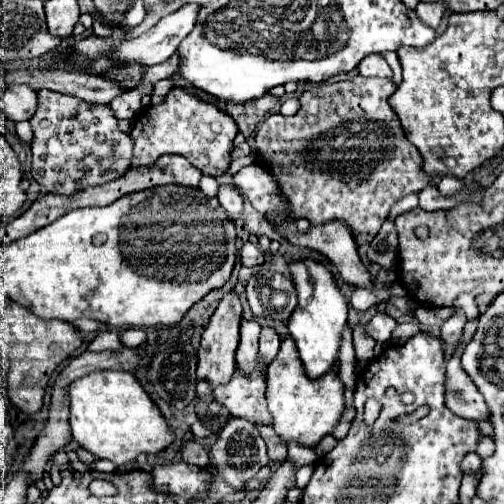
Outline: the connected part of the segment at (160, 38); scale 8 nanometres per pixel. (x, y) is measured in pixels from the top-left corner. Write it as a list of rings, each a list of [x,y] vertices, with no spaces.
[[[185,4],[183,8],[179,8],[177,12],[161,18],[149,32],[141,34],[139,38],[133,38],[133,40],[127,40],[123,42],[121,46],[113,48],[111,54],[107,54],[107,58],[101,58],[99,62],[93,64],[93,72],[103,72],[103,70],[111,70],[117,62],[117,58],[121,58],[121,62],[127,62],[127,64],[133,64],[133,62],[139,62],[139,64],[147,64],[147,66],[153,66],[153,64],[161,64],[165,62],[169,56],[173,56],[177,52],[177,46],[179,42],[193,30],[195,26],[195,18],[199,14],[199,4]]]

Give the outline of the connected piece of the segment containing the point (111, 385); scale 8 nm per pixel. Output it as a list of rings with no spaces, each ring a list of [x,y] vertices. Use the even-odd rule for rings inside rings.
[[[95,370],[77,378],[69,390],[71,396],[71,430],[79,446],[93,452],[97,458],[115,464],[133,462],[139,454],[157,454],[165,450],[175,434],[163,418],[157,404],[139,384],[133,372],[123,370]]]

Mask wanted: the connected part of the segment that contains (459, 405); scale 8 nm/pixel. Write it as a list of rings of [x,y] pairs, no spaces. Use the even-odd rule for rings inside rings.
[[[461,344],[447,360],[445,404],[457,416],[463,416],[469,420],[487,420],[489,408],[485,404],[485,398],[479,394],[477,386],[469,380],[467,372],[461,370],[463,350],[465,350],[465,344]]]

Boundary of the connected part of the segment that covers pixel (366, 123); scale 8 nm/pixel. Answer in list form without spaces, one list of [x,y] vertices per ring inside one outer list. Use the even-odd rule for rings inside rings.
[[[357,74],[343,82],[319,84],[303,92],[299,98],[301,108],[295,116],[273,114],[263,122],[255,136],[257,158],[265,162],[277,178],[281,194],[289,202],[291,220],[307,218],[311,224],[339,220],[353,230],[357,246],[369,244],[397,200],[433,184],[433,178],[421,168],[423,160],[419,150],[405,138],[401,122],[387,102],[395,90],[397,86],[389,78],[365,78]],[[331,132],[339,132],[339,138],[329,138]]]

